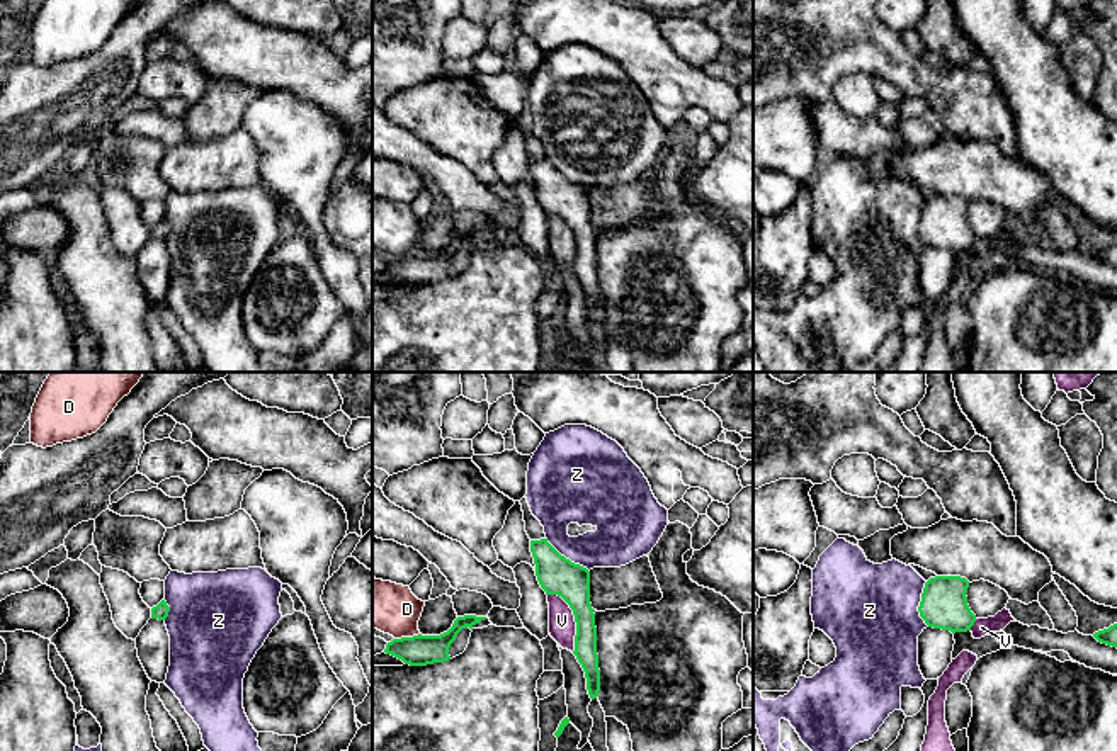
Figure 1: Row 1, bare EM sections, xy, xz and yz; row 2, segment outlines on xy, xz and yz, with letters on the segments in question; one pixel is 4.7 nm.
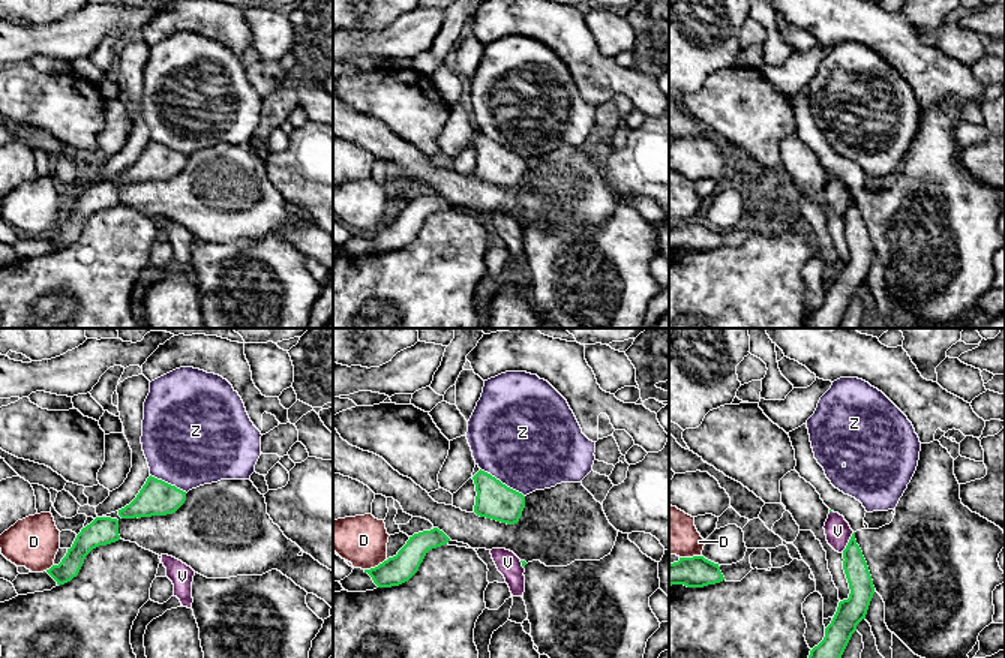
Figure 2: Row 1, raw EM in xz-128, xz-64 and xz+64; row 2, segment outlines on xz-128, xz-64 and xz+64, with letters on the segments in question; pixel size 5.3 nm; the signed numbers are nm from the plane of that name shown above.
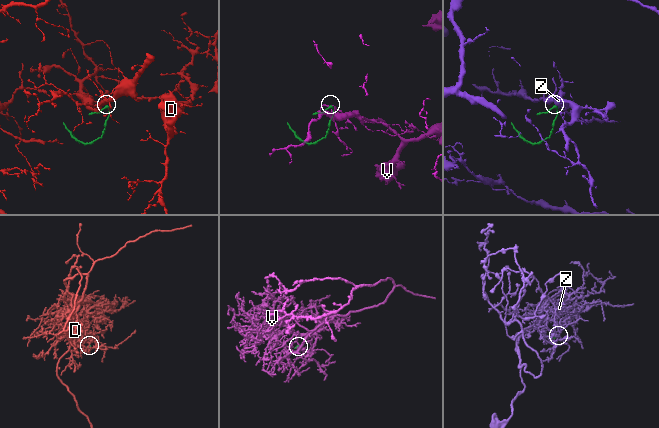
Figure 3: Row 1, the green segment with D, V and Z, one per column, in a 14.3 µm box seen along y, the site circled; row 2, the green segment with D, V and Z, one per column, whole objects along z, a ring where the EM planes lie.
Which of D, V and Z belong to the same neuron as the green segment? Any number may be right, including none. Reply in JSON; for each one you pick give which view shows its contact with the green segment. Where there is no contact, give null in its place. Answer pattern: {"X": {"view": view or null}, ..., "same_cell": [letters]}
{"same_cell": []}

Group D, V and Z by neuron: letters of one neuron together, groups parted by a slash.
D / V / Z

